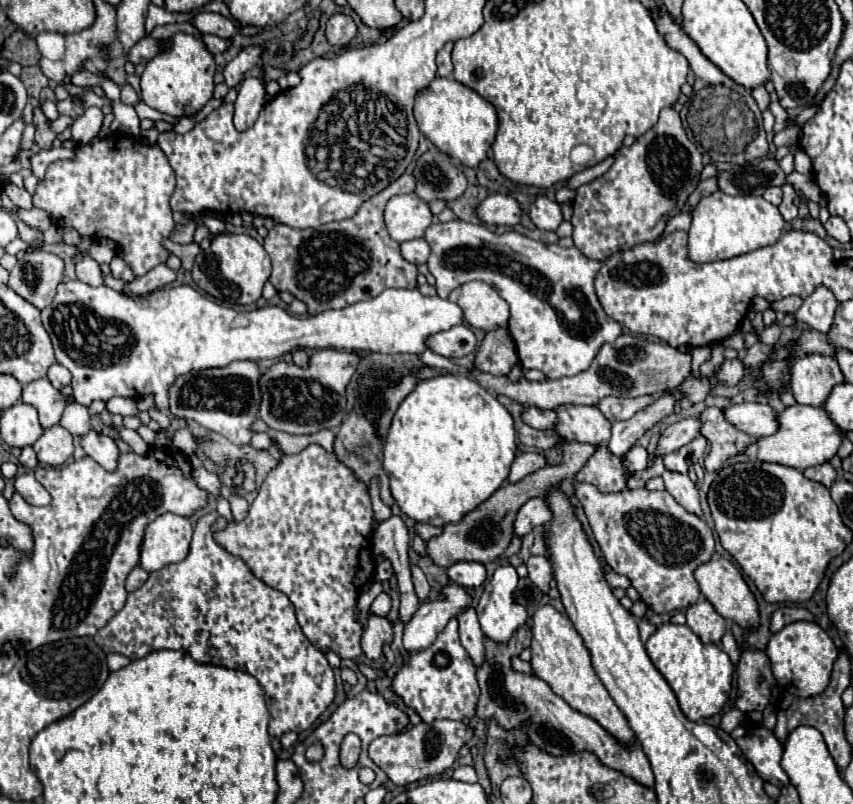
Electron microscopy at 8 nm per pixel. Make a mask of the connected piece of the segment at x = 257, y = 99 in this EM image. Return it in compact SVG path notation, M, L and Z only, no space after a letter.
M262 77L244 79L244 83L238 89L238 99L234 103L236 105L234 125L238 131L248 129L256 121L260 109L264 107L264 95L266 95L266 89L264 89Z

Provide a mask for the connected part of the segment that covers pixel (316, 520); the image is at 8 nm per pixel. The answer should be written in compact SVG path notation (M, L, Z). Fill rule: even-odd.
M310 445L298 455L284 455L280 465L264 479L256 501L250 505L248 517L214 533L214 539L228 553L244 559L260 581L288 595L296 607L298 623L312 645L320 651L334 651L342 659L356 659L362 653L362 625L356 617L358 591L374 577L374 559L370 553L372 523L374 519L366 485L360 483L332 453L324 451L320 445Z

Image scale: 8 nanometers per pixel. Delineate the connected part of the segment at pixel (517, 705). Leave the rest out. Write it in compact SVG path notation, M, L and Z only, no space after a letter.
M520 627L510 637L510 643L506 643L506 647L502 647L502 643L490 643L490 639L484 637L484 649L486 649L484 661L480 667L476 667L476 677L482 691L476 705L476 715L482 719L496 721L498 727L502 727L504 731L526 733L528 743L554 757L590 751L598 757L602 765L620 771L622 775L634 779L644 787L654 787L654 773L650 761L638 741L632 741L630 745L620 743L592 717L574 711L564 699L556 697L542 679L514 671L512 659L518 657L520 651L530 645L530 639L532 637L528 637L528 627Z

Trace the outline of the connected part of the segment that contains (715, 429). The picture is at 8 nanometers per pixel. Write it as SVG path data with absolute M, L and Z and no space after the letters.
M708 407L700 413L704 423L702 435L710 441L710 453L706 455L704 469L708 473L716 473L722 469L722 463L728 459L742 455L750 443L754 443L752 435L738 431L732 423L726 423L722 411L718 407Z

